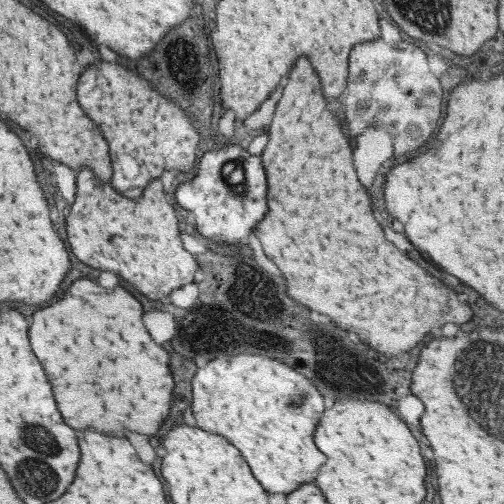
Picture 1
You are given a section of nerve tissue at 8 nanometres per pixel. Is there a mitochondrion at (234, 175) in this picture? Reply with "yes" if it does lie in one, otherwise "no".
yes

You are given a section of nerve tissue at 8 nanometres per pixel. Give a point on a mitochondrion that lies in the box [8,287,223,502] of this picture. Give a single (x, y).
(36, 438)

